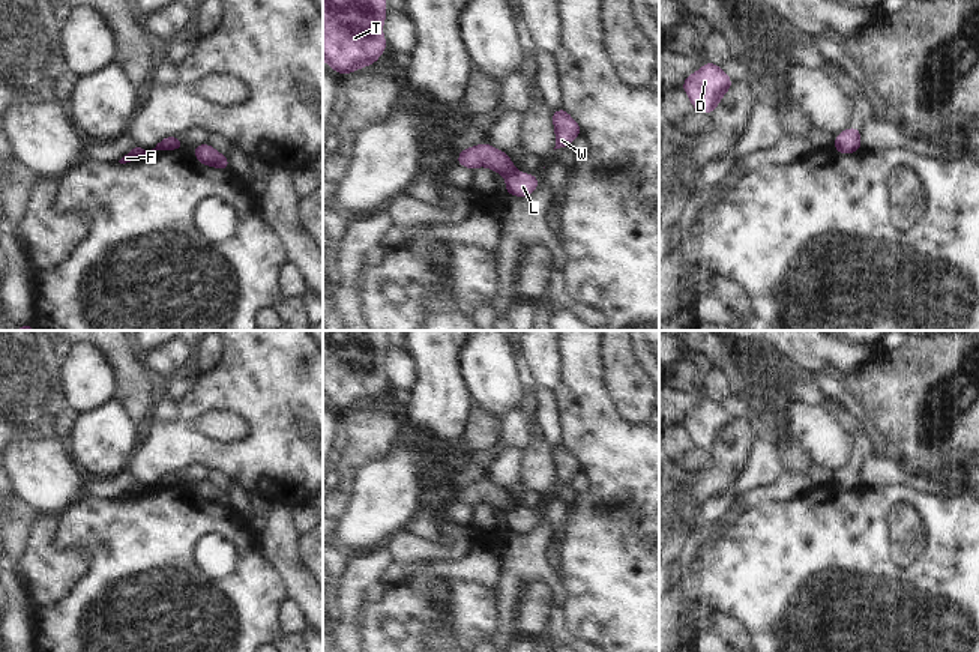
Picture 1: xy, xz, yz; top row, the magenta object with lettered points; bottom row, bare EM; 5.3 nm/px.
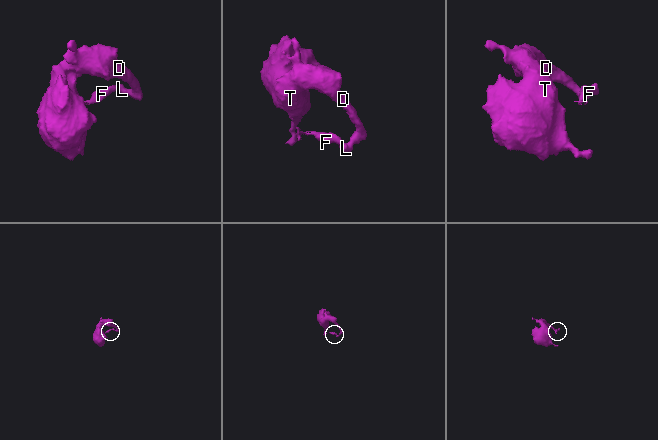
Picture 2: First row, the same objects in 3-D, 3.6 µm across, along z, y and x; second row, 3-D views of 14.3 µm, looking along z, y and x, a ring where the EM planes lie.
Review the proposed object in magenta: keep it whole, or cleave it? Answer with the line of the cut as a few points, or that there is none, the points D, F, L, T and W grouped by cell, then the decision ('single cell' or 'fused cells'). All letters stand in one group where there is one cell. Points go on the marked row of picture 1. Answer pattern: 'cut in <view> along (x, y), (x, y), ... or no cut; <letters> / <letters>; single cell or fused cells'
cut in xz along (515, 170), (506, 176); D L T W / F; fused cells

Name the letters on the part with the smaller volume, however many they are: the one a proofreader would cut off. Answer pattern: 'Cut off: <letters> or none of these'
Cut off: F

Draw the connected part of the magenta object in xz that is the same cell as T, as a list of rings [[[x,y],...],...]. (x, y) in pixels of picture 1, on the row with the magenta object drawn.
[[[323,0],[323,60],[347,75],[380,59],[386,0]]]

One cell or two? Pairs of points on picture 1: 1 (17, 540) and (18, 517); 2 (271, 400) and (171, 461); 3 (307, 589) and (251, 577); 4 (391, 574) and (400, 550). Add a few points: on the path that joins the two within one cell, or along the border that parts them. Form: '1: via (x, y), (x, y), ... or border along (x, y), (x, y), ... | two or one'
1: via (17, 534), (17, 523) | one
2: via (262, 430), (239, 452), (201, 452) | one
3: border along (266, 558), (286, 586) | two
4: via (397, 568), (400, 556) | one

